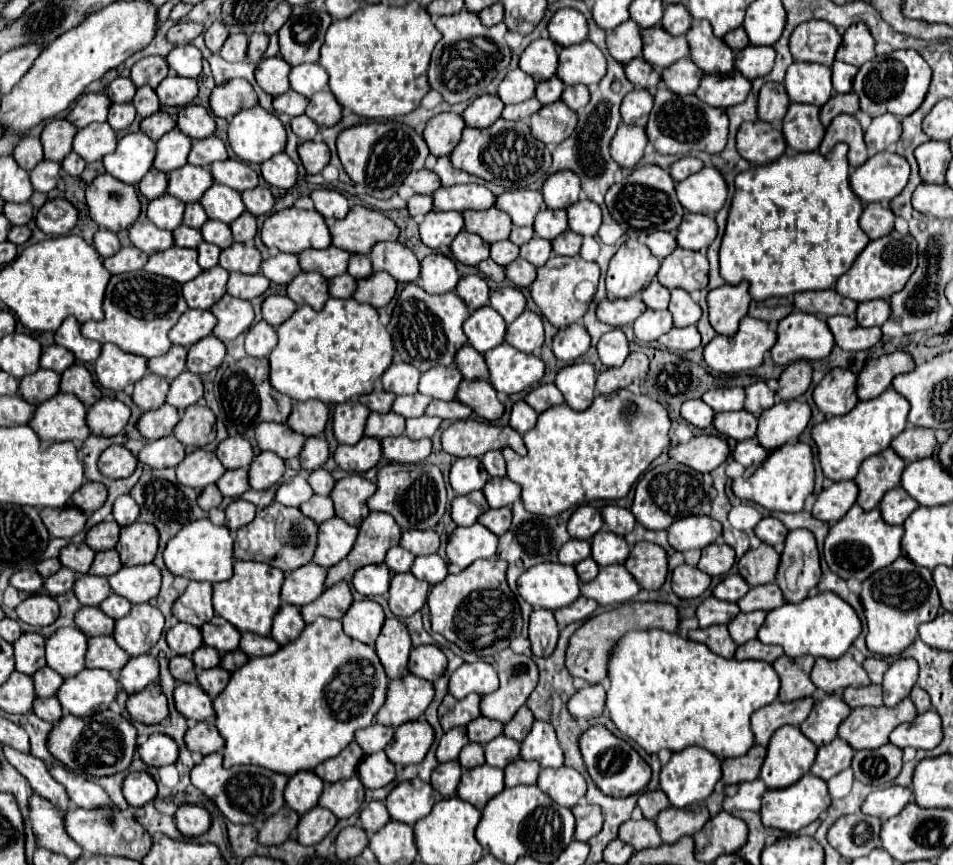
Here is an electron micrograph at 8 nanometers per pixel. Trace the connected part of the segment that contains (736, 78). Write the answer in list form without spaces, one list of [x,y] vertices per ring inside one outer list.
[[[730,72],[728,76],[702,76],[700,86],[696,90],[698,100],[706,102],[708,106],[714,108],[728,108],[728,106],[736,106],[740,102],[746,100],[750,92],[750,80],[746,80],[744,76],[740,76],[740,72]]]

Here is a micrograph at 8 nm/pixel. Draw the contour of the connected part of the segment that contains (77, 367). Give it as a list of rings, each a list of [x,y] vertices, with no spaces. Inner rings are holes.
[[[72,364],[60,380],[60,392],[70,392],[74,394],[86,408],[96,404],[102,394],[98,390],[98,386],[94,384],[90,372],[82,366],[82,364]]]

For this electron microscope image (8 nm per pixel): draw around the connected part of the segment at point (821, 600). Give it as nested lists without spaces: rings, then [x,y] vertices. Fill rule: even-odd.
[[[820,592],[818,596],[808,596],[798,604],[782,604],[768,612],[764,624],[758,630],[758,640],[764,644],[778,644],[784,648],[786,656],[814,656],[836,660],[848,652],[852,642],[862,632],[862,624],[856,612],[832,592]]]

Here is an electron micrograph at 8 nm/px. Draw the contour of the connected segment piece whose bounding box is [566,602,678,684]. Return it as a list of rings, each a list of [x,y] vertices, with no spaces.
[[[626,602],[610,612],[592,616],[570,636],[570,644],[566,650],[568,672],[572,676],[586,680],[588,684],[604,682],[608,678],[606,662],[608,662],[610,650],[614,648],[616,640],[628,630],[650,630],[650,628],[678,632],[678,610],[672,604],[660,604],[660,602]]]

